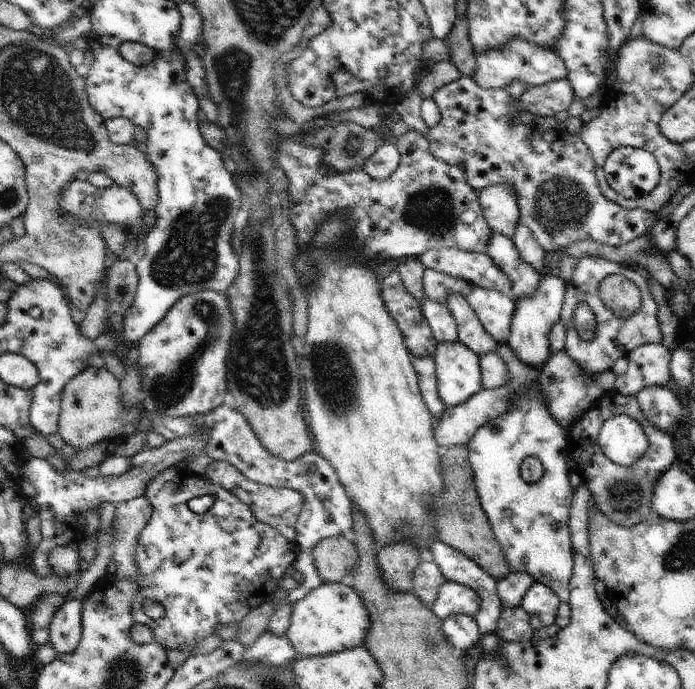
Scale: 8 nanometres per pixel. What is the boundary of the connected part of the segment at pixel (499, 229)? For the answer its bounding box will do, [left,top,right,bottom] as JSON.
[477,185,519,238]

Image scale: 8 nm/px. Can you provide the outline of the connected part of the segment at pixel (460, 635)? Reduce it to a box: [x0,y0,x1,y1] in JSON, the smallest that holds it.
[442,614,480,654]

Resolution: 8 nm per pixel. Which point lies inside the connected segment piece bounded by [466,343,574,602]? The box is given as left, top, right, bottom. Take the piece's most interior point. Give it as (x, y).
(530, 520)

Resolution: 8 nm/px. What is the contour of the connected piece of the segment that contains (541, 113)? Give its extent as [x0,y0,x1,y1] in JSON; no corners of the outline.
[519,78,573,117]

